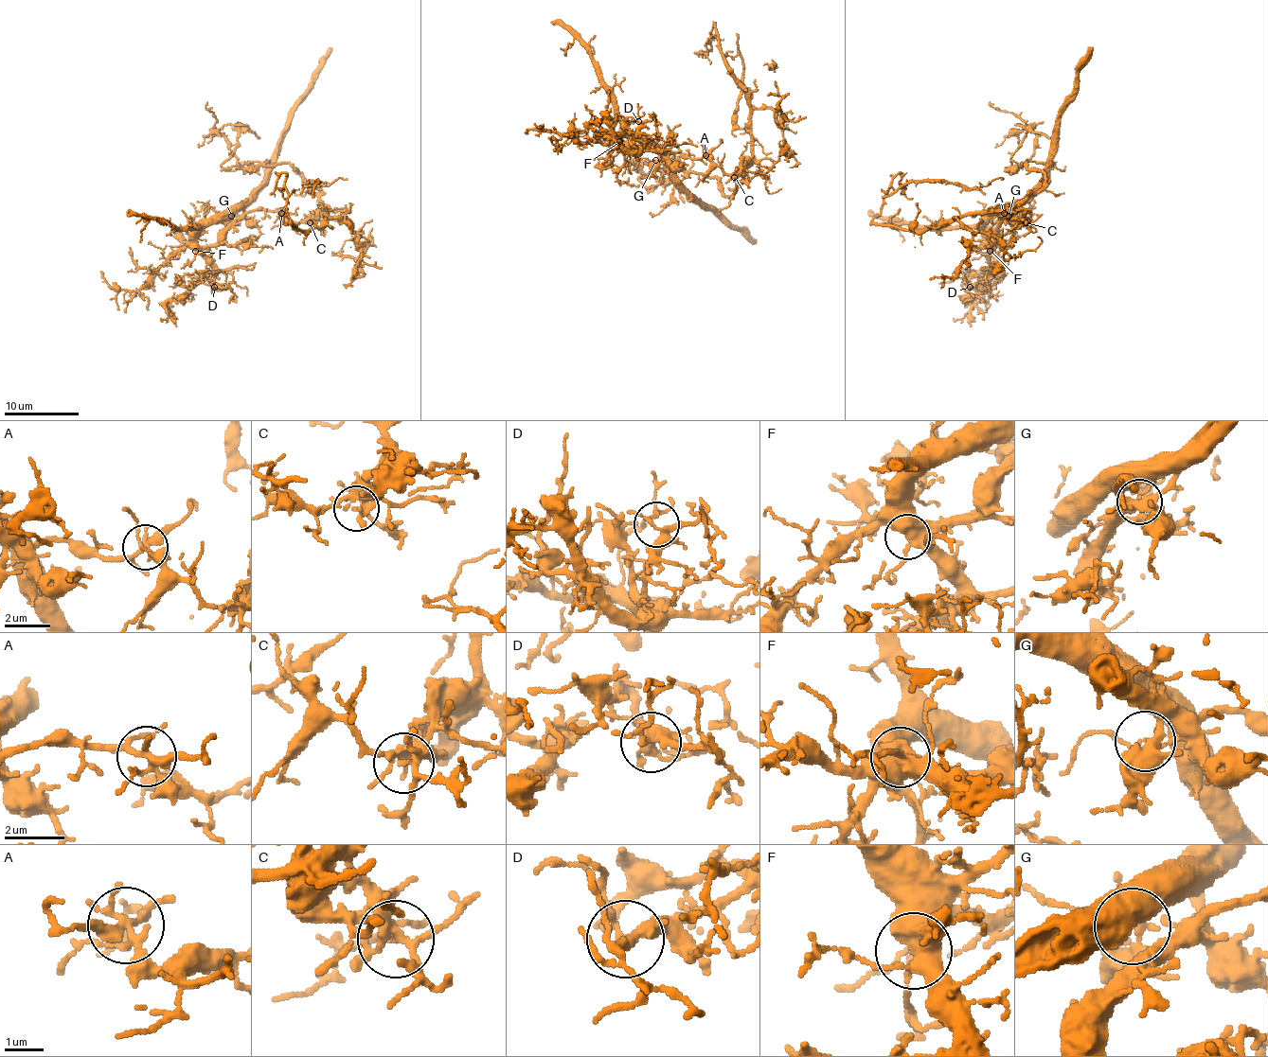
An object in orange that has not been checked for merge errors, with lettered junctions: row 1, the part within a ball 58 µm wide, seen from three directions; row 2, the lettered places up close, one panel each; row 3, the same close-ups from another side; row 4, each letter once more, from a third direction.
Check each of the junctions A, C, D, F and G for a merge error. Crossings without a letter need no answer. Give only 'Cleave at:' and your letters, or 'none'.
Cleave at: A

